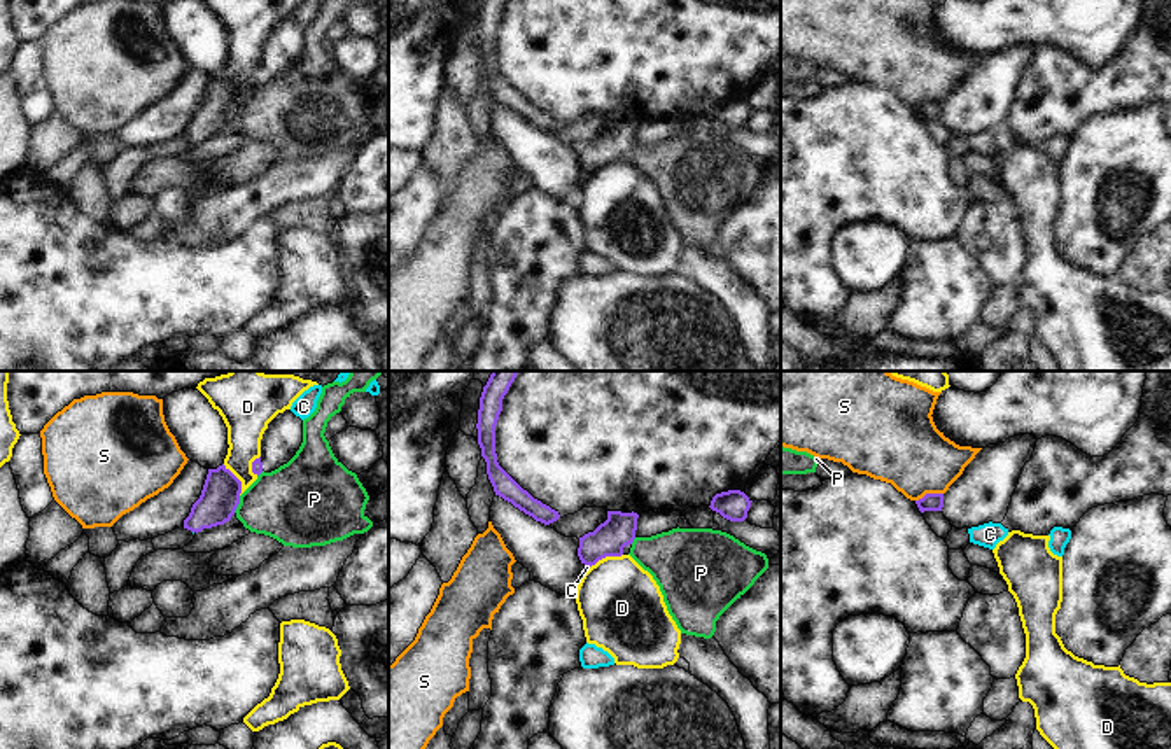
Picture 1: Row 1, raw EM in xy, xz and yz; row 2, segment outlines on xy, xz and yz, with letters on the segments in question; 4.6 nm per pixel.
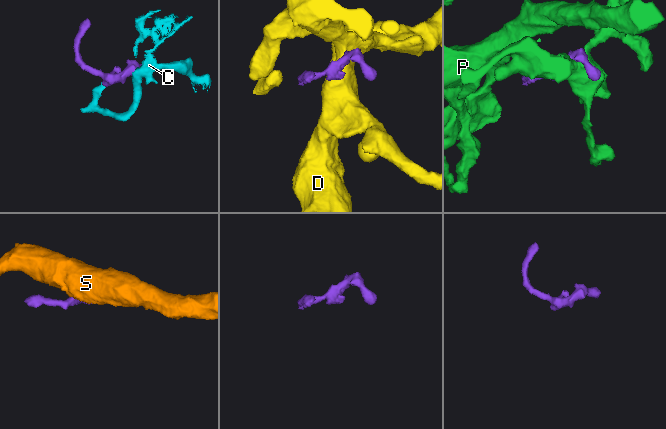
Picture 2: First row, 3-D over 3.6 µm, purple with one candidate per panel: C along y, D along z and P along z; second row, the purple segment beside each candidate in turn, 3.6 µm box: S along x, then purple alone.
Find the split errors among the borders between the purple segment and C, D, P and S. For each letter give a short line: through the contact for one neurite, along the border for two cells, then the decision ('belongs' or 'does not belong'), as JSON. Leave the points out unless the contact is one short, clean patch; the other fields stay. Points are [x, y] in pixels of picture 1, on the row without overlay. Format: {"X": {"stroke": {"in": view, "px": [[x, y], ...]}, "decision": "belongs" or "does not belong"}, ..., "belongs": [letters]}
{"C": {"stroke": {"in": "xz", "px": [[608, 147], [589, 172], [587, 175]]}, "decision": "belongs"}, "D": {"decision": "does not belong"}, "P": {"decision": "does not belong"}, "S": {"decision": "does not belong"}, "belongs": ["C"]}

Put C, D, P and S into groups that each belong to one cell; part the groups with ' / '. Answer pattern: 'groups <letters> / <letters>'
groups C / D / P / S

